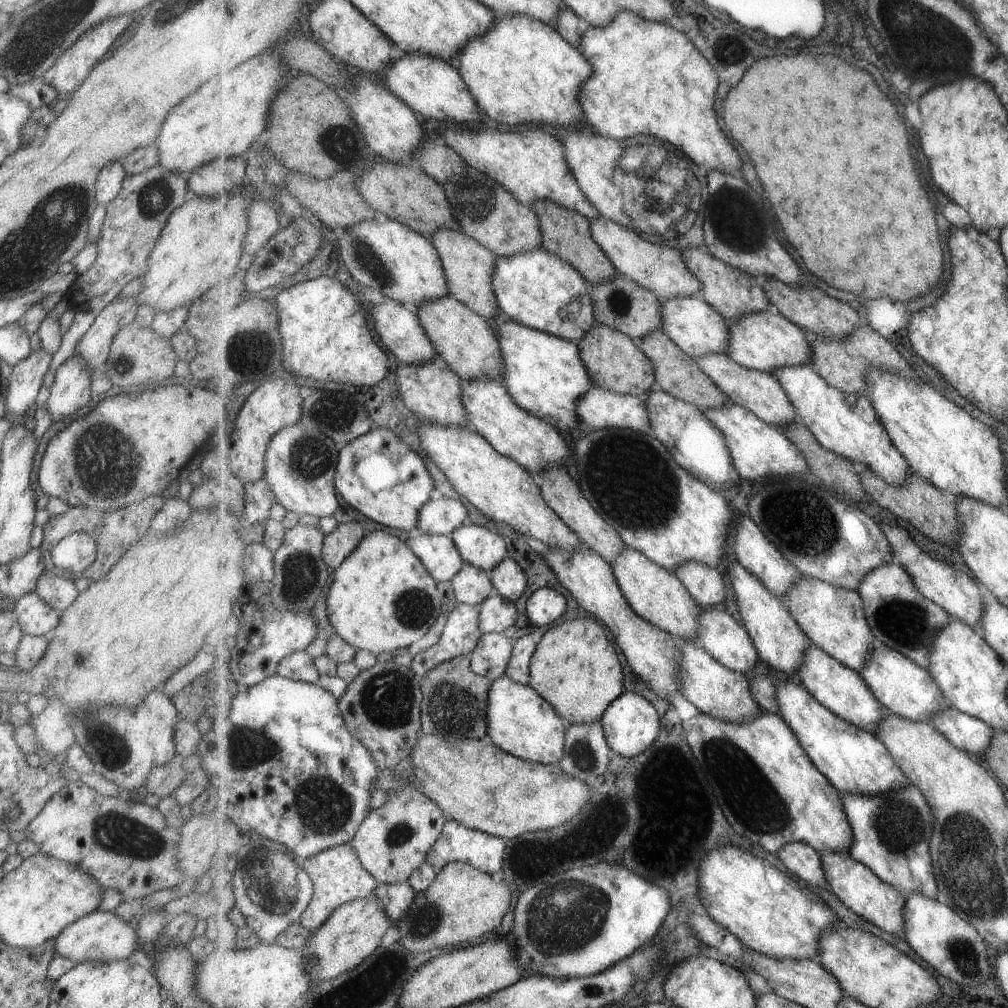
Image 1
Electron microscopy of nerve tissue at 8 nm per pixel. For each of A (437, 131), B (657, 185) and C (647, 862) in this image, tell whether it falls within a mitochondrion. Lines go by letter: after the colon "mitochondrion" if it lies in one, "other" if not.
A: other
B: mitochondrion
C: other

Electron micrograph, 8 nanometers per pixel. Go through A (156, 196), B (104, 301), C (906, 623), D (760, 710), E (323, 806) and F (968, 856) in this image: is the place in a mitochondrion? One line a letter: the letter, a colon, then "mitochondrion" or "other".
A: mitochondrion
B: other
C: mitochondrion
D: other
E: mitochondrion
F: mitochondrion

